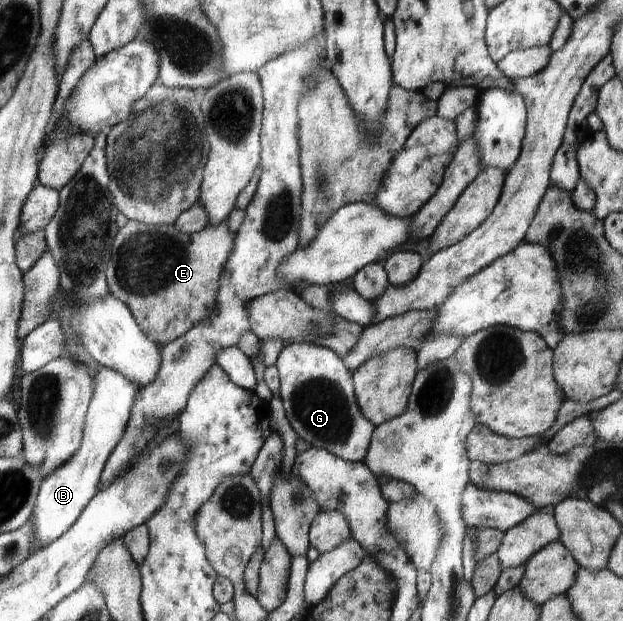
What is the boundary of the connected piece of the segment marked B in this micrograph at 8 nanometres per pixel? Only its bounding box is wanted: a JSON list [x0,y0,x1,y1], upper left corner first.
[33,366,142,553]

